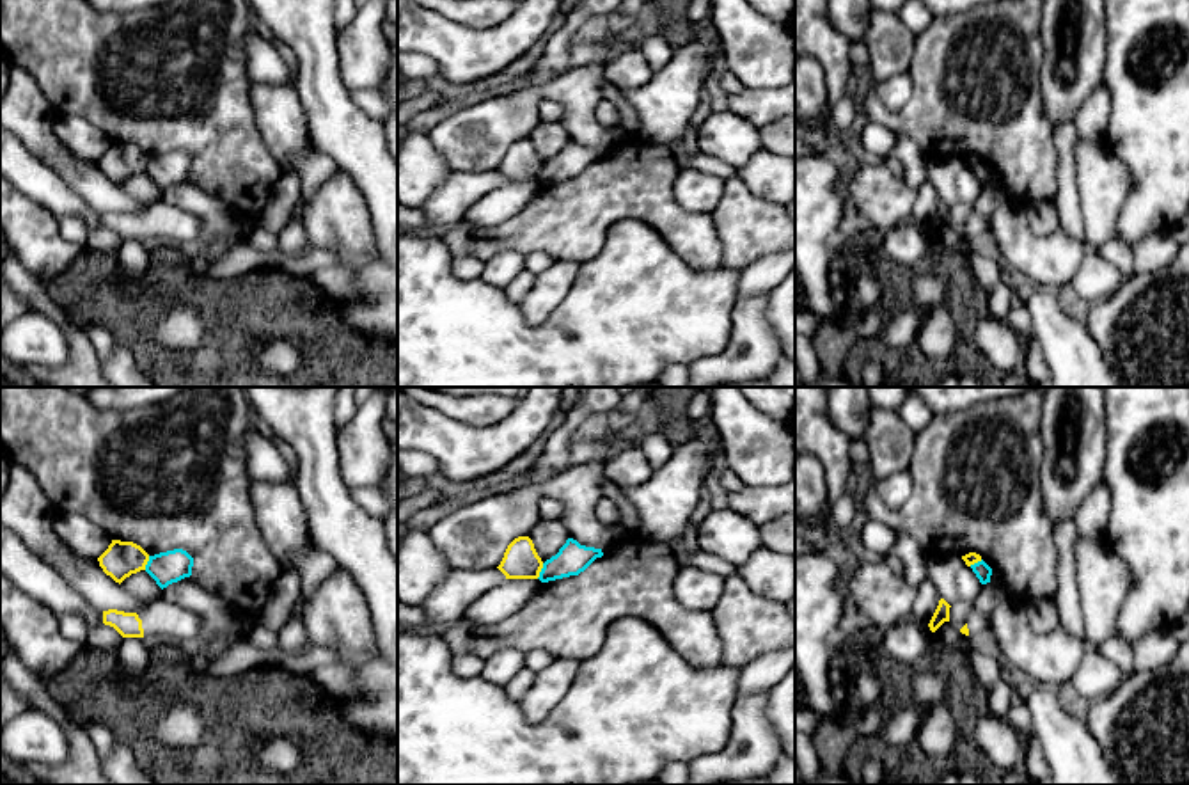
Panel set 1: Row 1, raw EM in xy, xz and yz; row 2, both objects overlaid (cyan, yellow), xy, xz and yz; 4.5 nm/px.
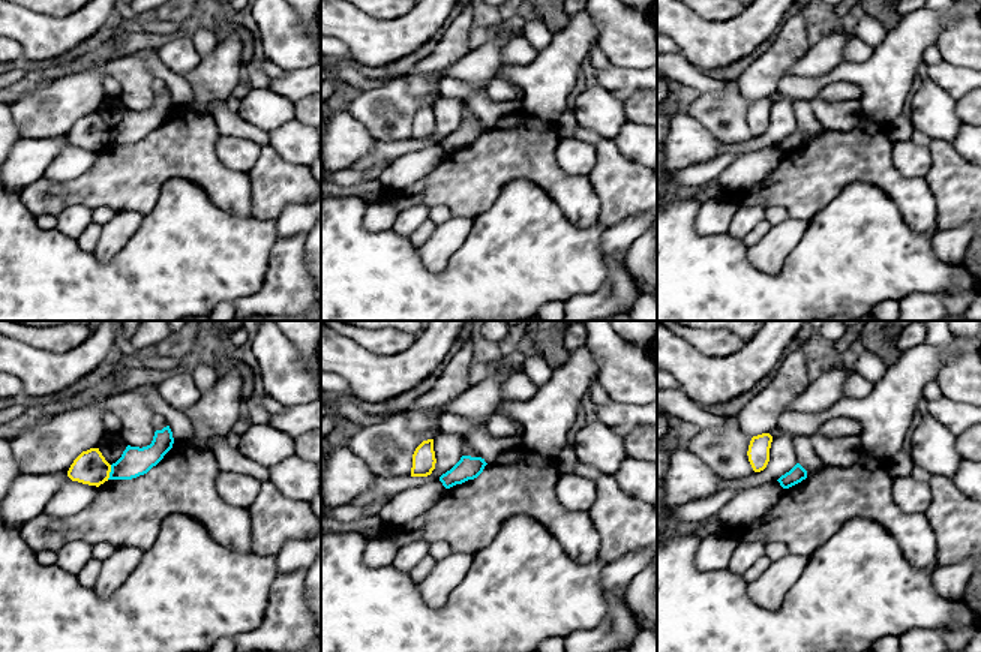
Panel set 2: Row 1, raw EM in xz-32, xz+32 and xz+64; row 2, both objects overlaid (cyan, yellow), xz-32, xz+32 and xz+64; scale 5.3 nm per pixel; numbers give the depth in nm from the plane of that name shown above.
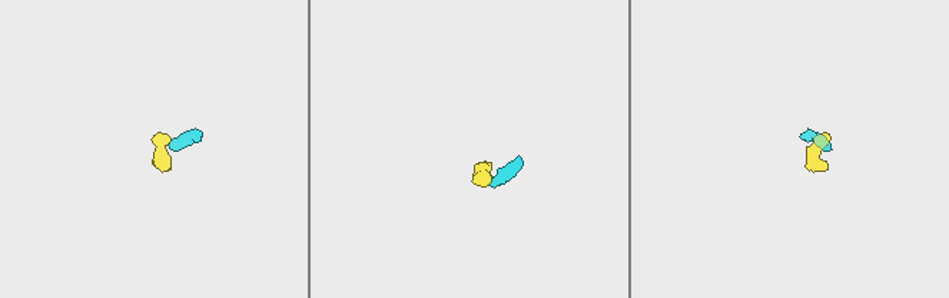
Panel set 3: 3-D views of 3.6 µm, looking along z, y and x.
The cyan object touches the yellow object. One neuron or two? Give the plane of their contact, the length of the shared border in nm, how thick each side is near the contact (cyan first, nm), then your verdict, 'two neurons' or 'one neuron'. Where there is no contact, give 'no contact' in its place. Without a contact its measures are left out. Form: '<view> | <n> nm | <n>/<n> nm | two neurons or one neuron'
xz | 80 nm | 140/160 nm | two neurons

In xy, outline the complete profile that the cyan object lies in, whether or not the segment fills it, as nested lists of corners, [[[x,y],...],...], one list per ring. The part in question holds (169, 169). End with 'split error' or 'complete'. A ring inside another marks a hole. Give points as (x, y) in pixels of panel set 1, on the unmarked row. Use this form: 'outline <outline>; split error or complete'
outline [[[174,151],[149,158],[146,174],[163,192],[172,185],[190,179],[192,169],[193,169],[193,160],[183,151]]]; complete

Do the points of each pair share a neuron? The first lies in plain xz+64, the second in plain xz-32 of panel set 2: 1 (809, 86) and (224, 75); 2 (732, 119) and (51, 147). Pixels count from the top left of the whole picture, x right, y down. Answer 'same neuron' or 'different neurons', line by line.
1: same neuron
2: different neurons

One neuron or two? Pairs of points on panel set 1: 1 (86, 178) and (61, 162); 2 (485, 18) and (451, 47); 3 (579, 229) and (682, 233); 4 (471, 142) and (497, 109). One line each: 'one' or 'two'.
1: one
2: two
3: one
4: one

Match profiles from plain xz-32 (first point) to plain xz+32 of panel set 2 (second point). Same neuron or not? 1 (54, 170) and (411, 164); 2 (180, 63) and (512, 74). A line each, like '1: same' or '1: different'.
1: same
2: different

